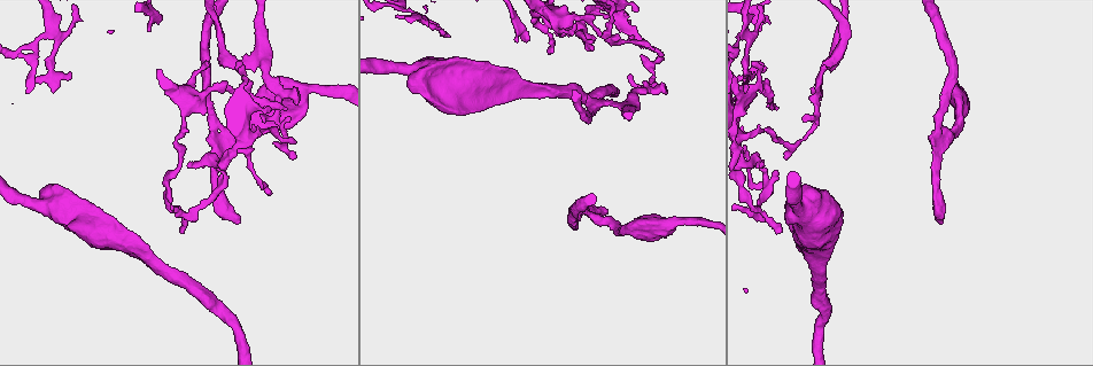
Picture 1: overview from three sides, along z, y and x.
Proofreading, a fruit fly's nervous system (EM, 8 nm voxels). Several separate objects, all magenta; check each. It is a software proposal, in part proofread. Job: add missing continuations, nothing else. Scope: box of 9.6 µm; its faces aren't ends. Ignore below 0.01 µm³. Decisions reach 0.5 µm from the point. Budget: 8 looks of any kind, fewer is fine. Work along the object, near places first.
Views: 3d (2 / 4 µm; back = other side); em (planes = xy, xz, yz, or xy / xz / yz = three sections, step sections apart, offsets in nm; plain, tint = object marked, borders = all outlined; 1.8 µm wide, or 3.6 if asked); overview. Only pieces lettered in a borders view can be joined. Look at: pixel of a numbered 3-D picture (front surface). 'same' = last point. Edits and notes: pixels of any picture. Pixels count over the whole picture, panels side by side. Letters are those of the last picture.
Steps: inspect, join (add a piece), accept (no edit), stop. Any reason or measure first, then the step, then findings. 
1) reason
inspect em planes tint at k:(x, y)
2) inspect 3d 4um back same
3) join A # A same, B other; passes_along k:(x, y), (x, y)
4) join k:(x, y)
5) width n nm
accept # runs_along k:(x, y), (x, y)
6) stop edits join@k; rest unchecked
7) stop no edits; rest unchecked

inspect em xy step 8 tint at 1:(287, 128)

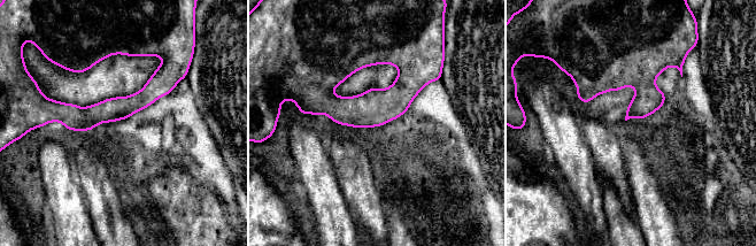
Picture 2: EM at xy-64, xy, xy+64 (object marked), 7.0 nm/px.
inspect em planes tint same

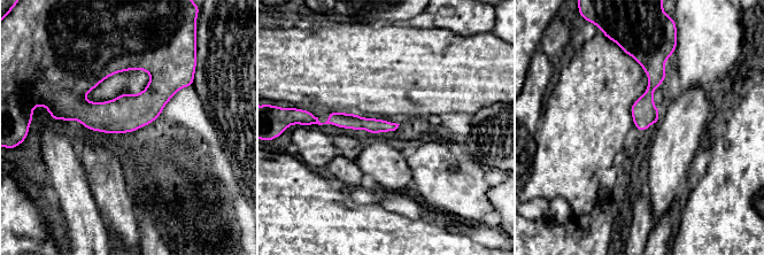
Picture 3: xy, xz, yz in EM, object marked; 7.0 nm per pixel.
inspect em planes borders same

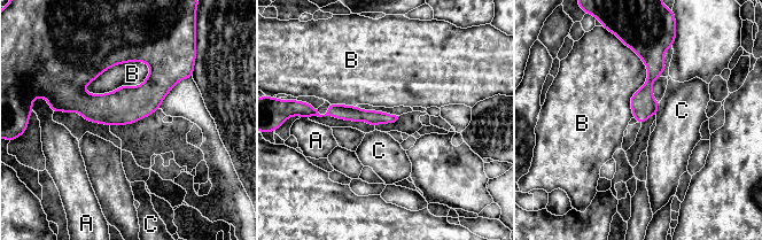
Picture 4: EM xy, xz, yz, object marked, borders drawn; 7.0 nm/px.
longest_contact B 500 nm
accept # A other, B other, C other; runs_along 4:(648, 51), (652, 77), (640, 120); none of them fits

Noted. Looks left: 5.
an open end
inspect 3d 2um at 1:(663, 84)

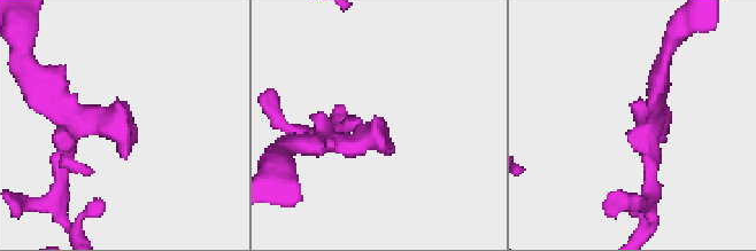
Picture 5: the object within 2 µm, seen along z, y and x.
inspect em planes plain at 5:(378, 130)

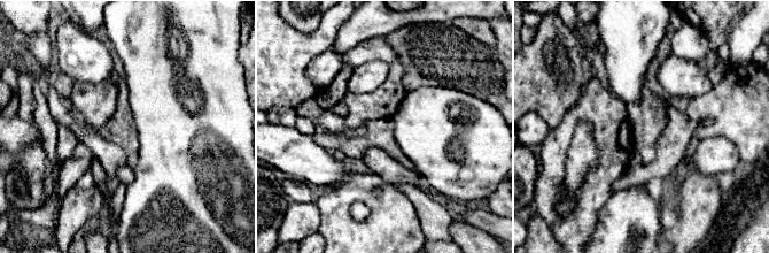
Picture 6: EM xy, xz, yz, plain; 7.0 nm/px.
inspect em planes borders same

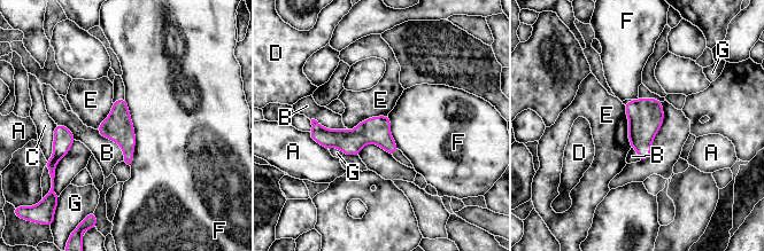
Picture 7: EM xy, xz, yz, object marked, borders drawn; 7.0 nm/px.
accept # A other, B other, C other, D other, E other, F other, G other; runs_along 7:(314, 135), (382, 138), (394, 148); no lettered piece goes on from it

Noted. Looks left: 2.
inspect 3d 2um back at 1:(235, 222)

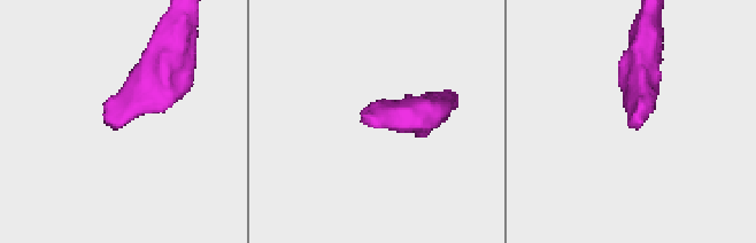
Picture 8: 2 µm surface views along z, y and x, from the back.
shape alone is not enough
inspect em planes borders at 8:(372, 110)

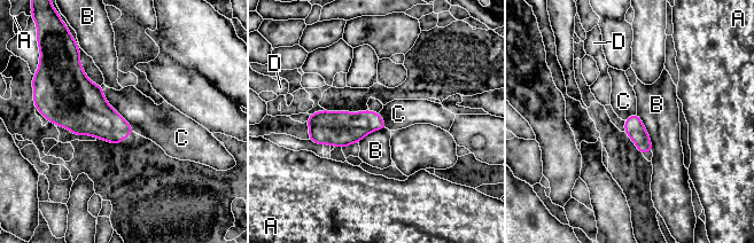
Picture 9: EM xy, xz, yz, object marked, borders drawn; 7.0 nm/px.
longest_contact C 420 nm
accept # A other, B other, C other, D other; border 9:(100, 85), (108, 103), (134, 132); none of them fits

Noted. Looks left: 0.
stop no edits; rest unchecked

